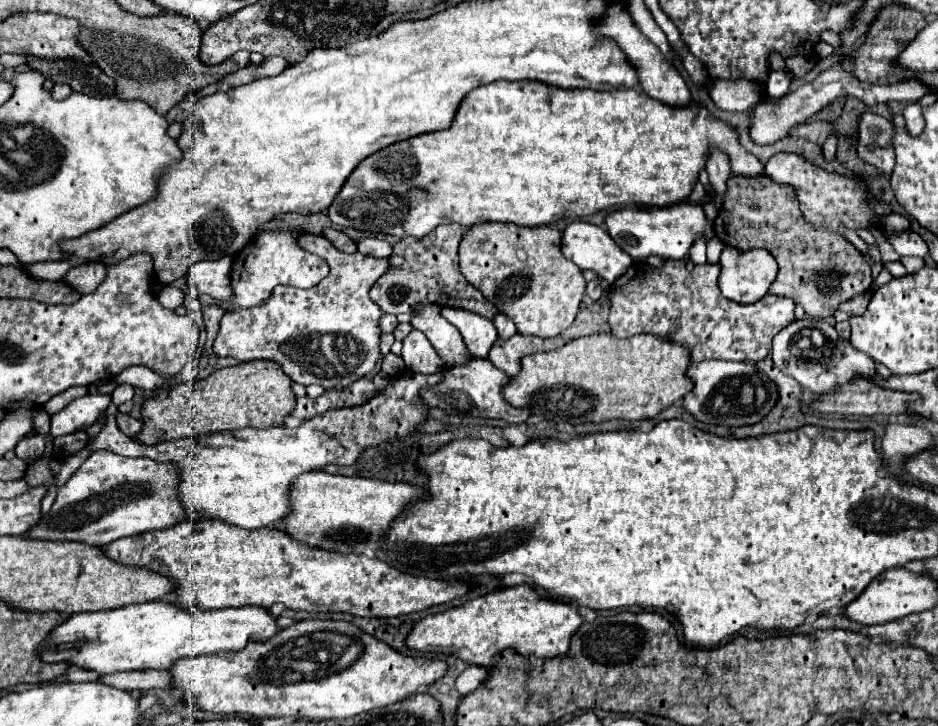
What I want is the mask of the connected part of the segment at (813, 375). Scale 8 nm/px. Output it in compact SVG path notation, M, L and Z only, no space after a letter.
M794 320L782 332L776 334L772 346L772 360L774 364L788 376L792 376L804 390L814 394L832 394L840 386L868 376L876 376L876 362L868 358L868 354L856 350L848 340L842 340L834 326L826 320Z

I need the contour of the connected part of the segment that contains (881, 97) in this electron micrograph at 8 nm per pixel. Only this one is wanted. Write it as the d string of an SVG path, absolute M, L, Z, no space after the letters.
M836 62L832 68L824 70L816 80L812 80L812 84L804 84L796 92L790 92L778 100L758 104L754 110L752 126L750 126L750 136L756 144L774 144L778 138L784 138L792 126L806 122L808 118L812 118L814 114L830 106L840 96L854 96L854 98L860 98L866 106L874 106L880 102L888 102L888 86L862 84L858 82L858 78L852 78L852 74L848 74L840 66L840 62Z

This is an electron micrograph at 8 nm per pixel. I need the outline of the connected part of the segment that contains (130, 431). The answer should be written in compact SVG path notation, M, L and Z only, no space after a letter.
M118 414L118 416L116 416L116 422L118 422L118 428L120 428L126 436L130 436L130 438L136 438L138 432L142 430L142 422L136 420L136 418L132 418L132 416L128 416L128 414Z

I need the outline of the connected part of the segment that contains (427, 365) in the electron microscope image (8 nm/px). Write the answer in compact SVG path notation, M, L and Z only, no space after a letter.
M412 330L410 336L402 342L402 358L406 362L406 368L420 374L436 374L440 372L440 358L430 350L428 340L418 332Z

